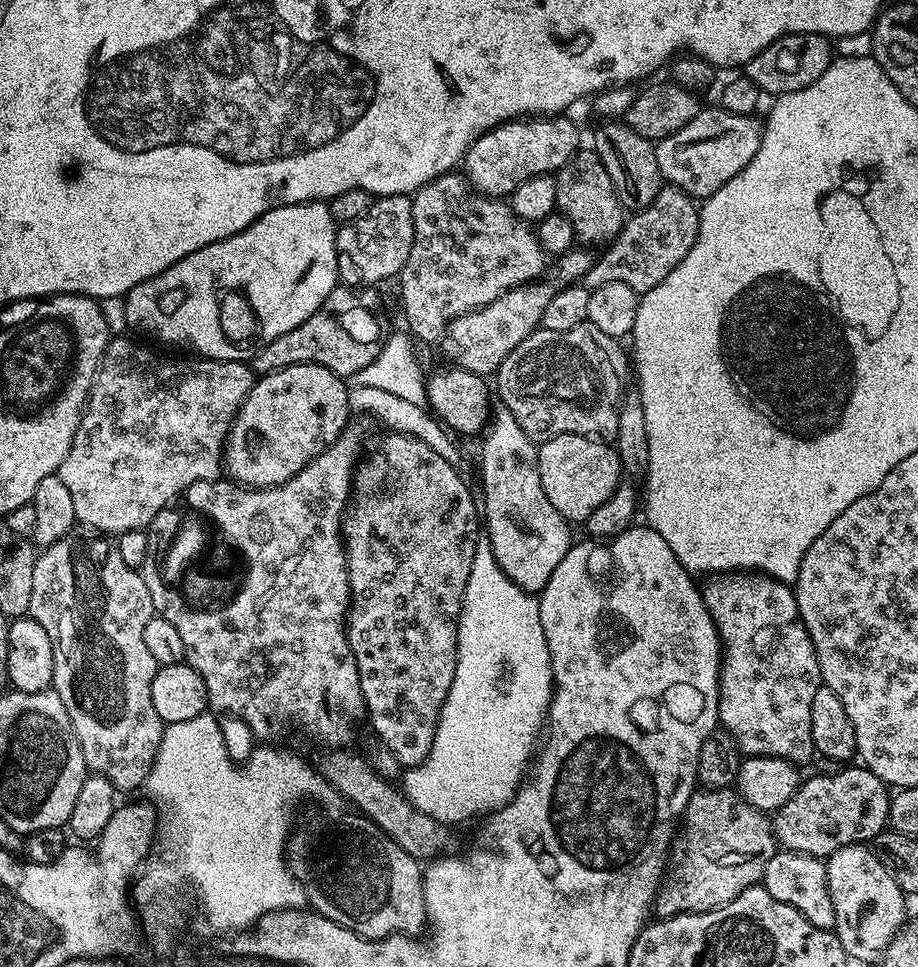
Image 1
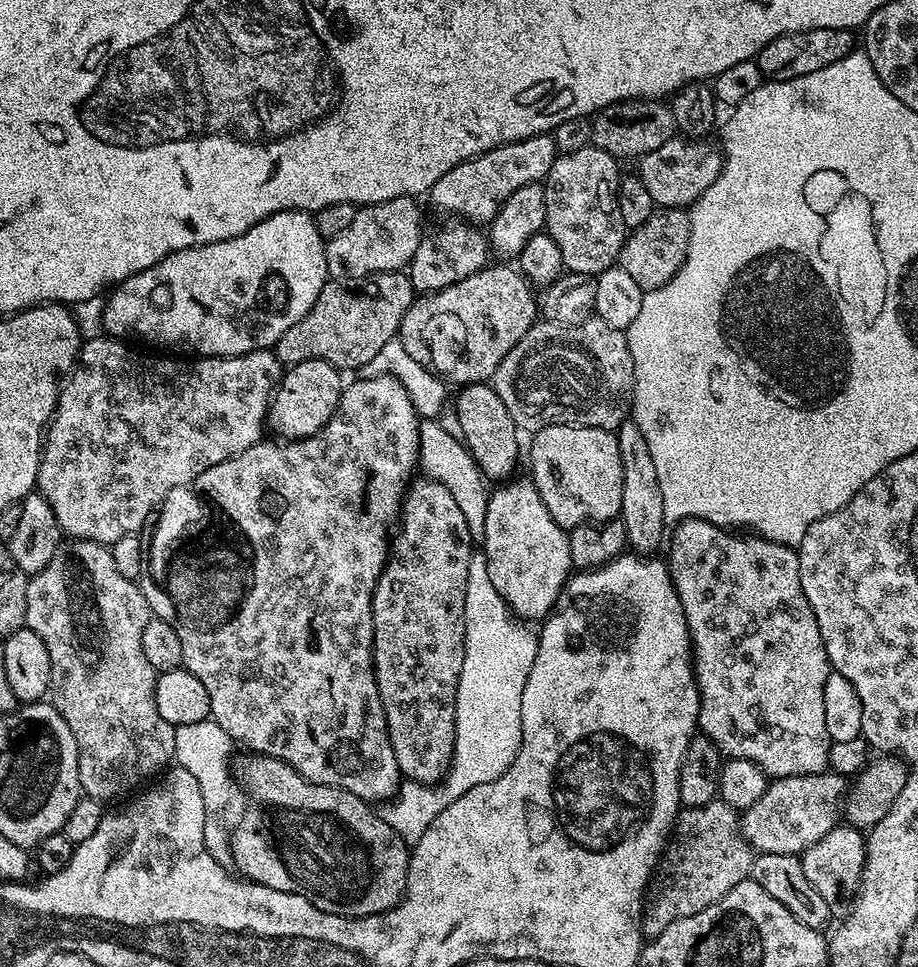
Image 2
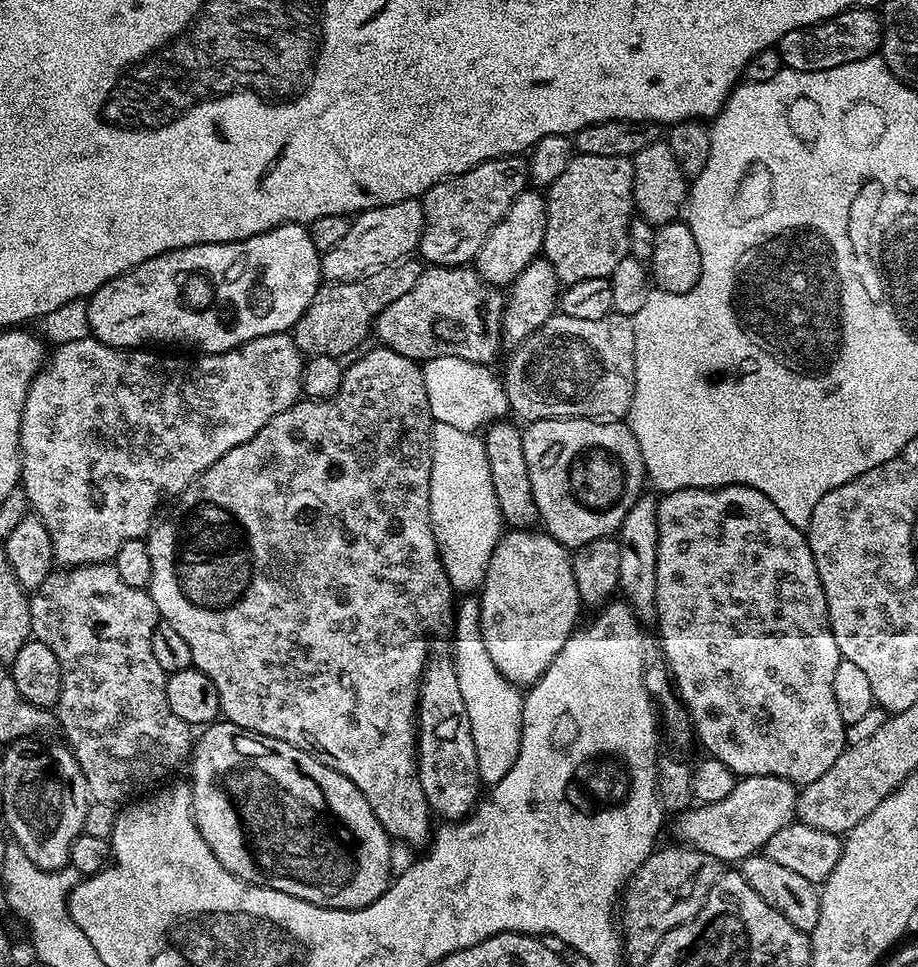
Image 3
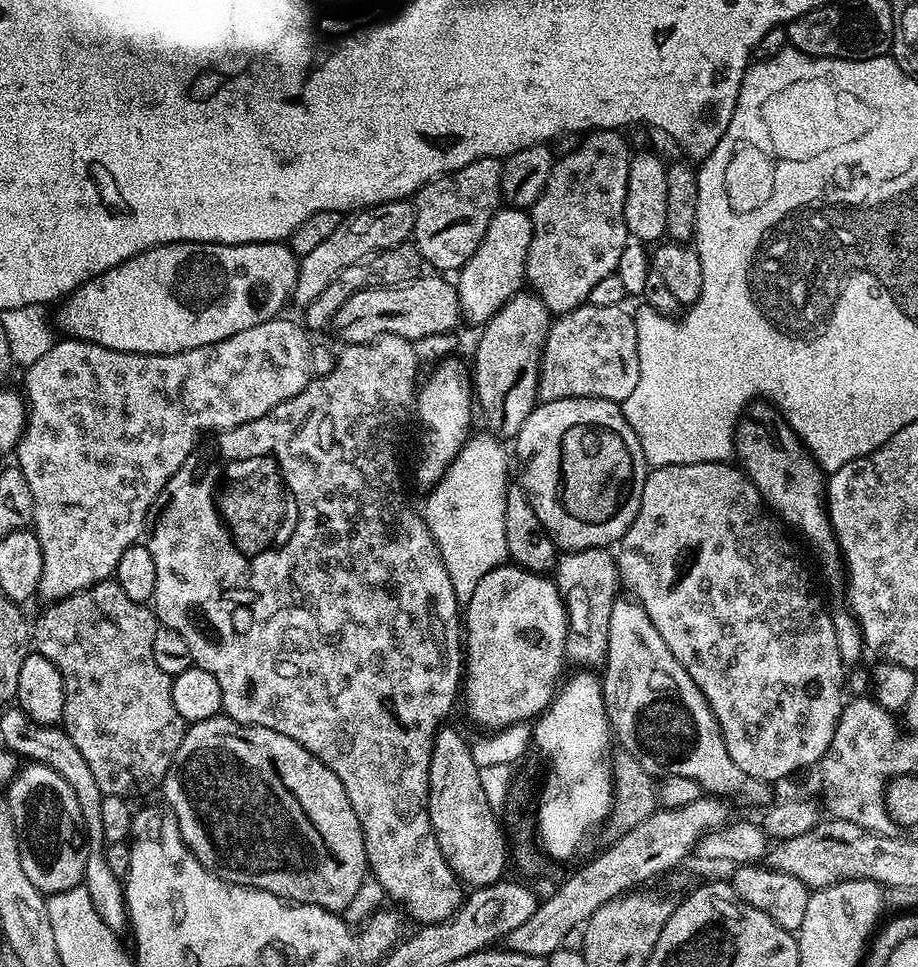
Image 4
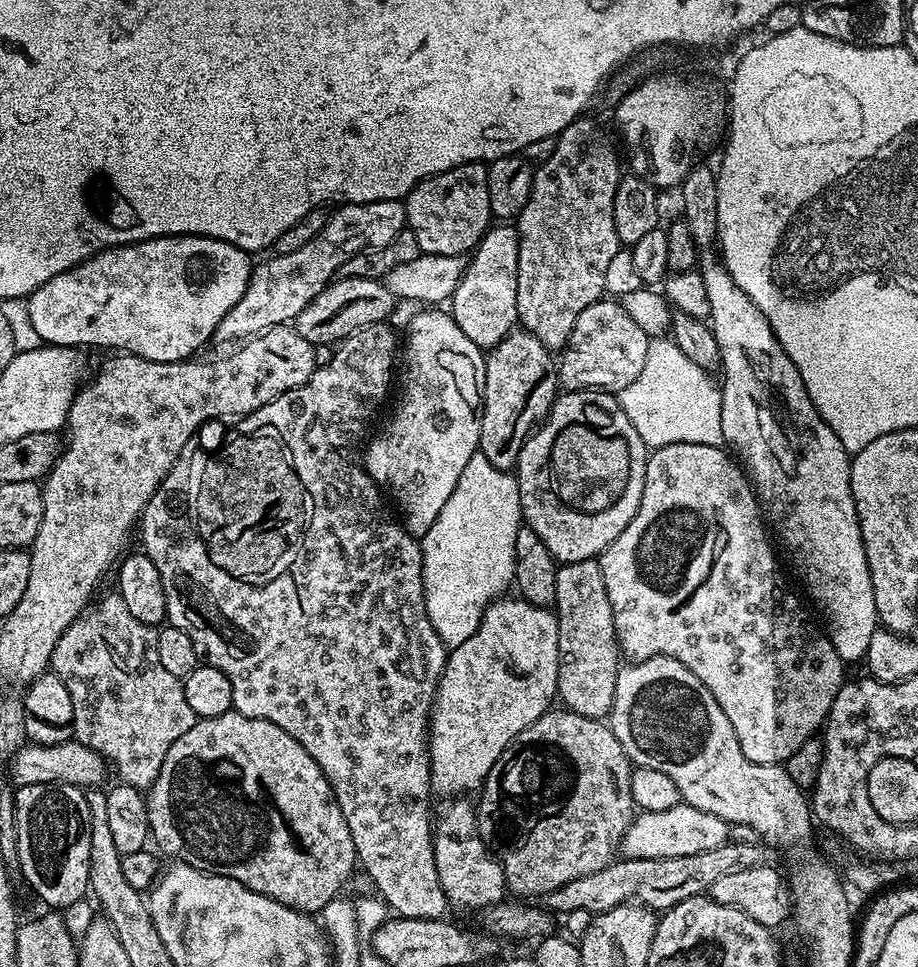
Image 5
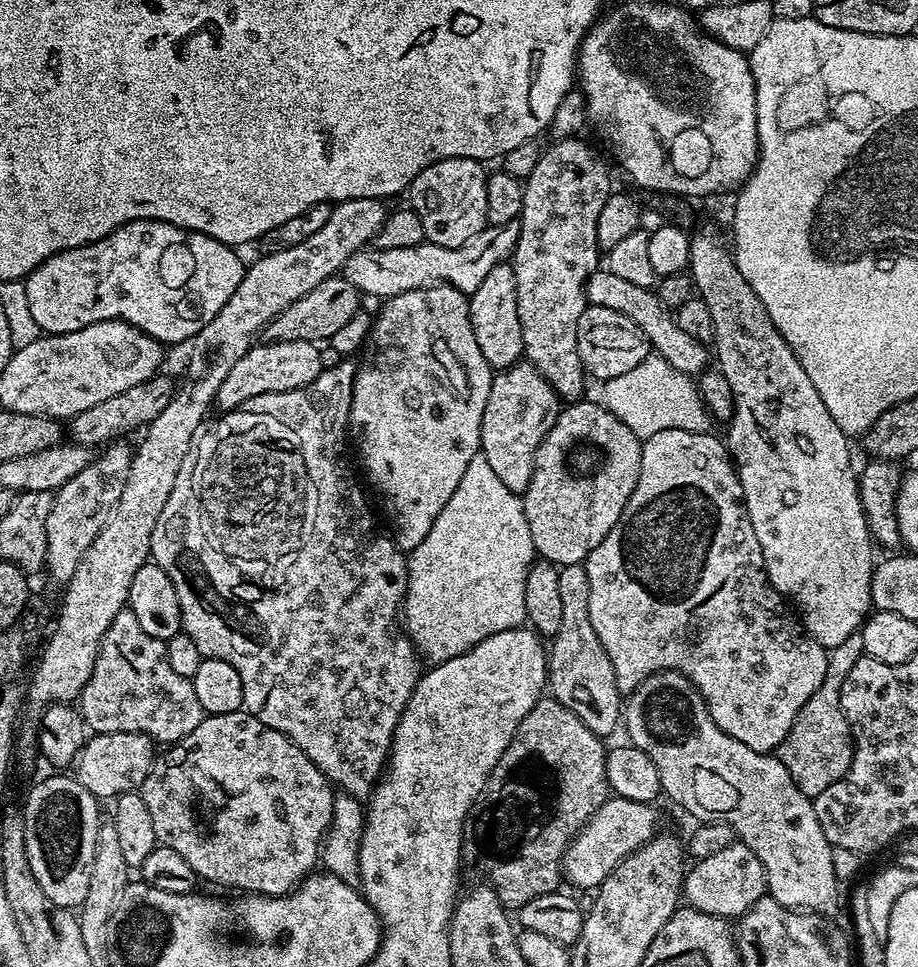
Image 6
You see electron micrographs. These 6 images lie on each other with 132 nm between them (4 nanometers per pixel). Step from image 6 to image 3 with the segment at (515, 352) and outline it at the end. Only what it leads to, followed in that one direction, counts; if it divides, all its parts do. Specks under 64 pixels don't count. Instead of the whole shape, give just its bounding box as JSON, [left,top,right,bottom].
[474,190,548,286]

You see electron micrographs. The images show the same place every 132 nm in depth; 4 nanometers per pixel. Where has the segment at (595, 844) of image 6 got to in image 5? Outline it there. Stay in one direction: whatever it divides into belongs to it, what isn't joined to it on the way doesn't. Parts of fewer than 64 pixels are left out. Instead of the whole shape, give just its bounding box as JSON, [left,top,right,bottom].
[619,802,729,860]

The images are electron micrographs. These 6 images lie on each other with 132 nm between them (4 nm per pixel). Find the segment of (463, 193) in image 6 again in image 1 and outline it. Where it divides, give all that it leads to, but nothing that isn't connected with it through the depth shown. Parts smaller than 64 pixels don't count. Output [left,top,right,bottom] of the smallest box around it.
[462,114,581,198]

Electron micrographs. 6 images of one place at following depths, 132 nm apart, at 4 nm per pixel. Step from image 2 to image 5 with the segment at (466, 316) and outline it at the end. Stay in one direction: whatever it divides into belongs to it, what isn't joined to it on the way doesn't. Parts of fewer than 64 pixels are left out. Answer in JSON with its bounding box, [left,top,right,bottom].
[294,276,398,346]

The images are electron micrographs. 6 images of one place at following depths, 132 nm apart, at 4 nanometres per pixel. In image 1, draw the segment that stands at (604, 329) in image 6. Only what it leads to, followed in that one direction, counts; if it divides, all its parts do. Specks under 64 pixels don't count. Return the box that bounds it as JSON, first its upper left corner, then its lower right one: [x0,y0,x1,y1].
[494,322,630,442]

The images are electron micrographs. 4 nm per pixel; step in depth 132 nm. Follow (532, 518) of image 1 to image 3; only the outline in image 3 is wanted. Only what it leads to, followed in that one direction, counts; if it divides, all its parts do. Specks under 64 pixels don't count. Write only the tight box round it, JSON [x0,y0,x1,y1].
[478,530,582,686]

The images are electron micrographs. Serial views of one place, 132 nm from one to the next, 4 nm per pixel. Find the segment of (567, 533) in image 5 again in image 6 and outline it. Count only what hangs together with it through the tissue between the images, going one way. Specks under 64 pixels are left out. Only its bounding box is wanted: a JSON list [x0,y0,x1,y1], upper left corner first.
[522,398,641,564]

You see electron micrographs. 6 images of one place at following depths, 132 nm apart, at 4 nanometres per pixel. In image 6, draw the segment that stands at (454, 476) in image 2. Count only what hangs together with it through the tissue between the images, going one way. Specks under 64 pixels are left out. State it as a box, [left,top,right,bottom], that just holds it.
[402,454,536,662]

